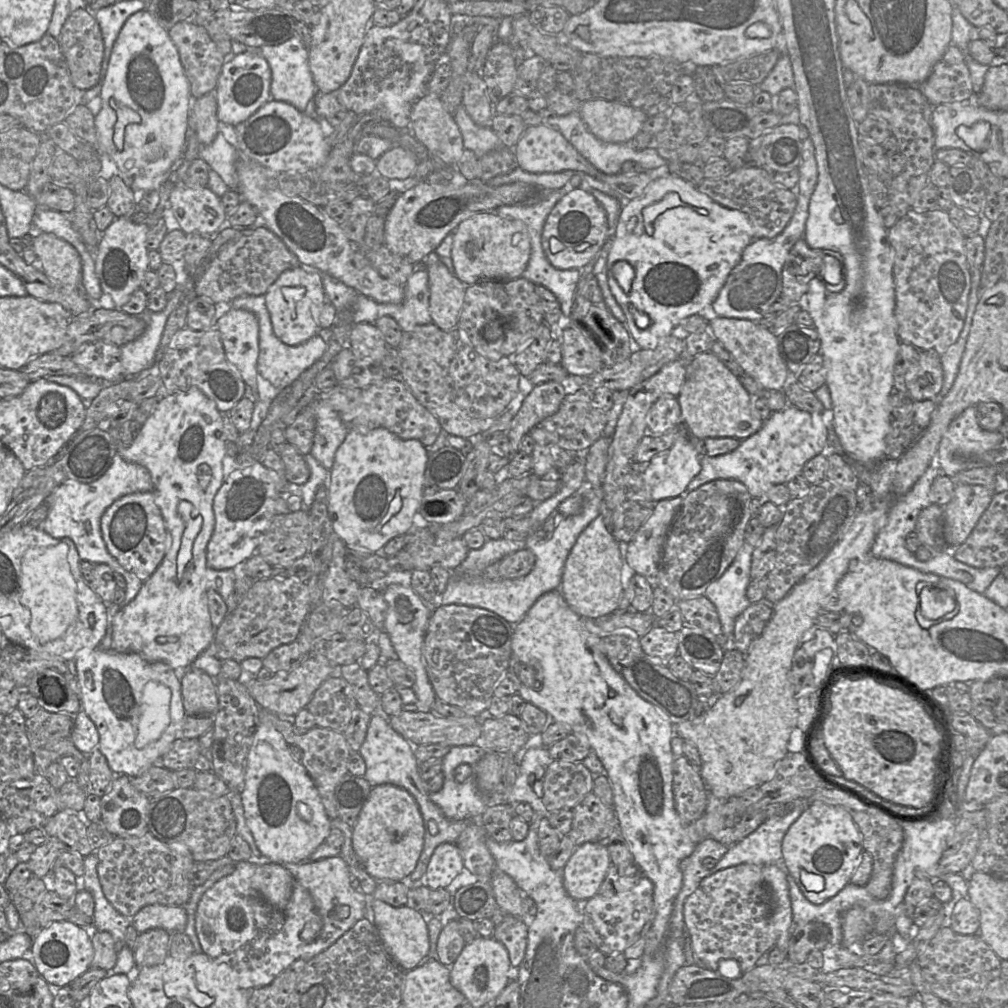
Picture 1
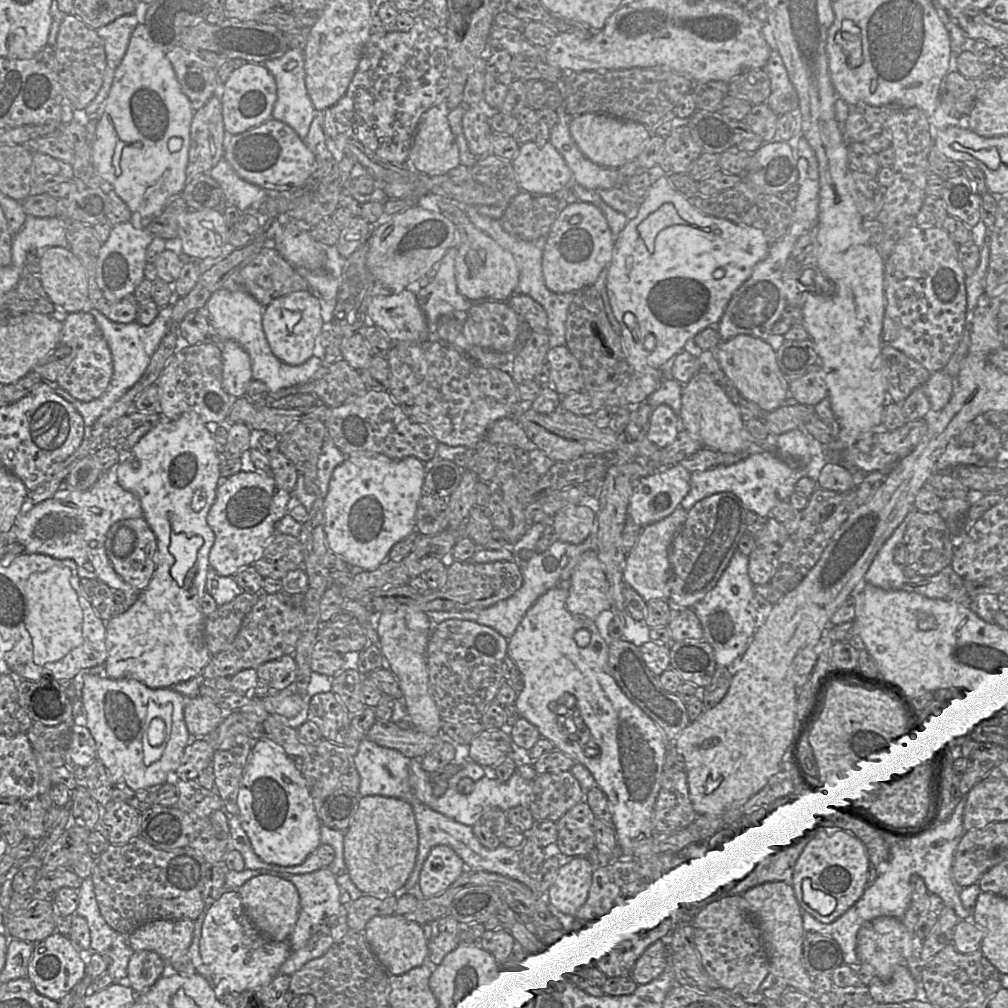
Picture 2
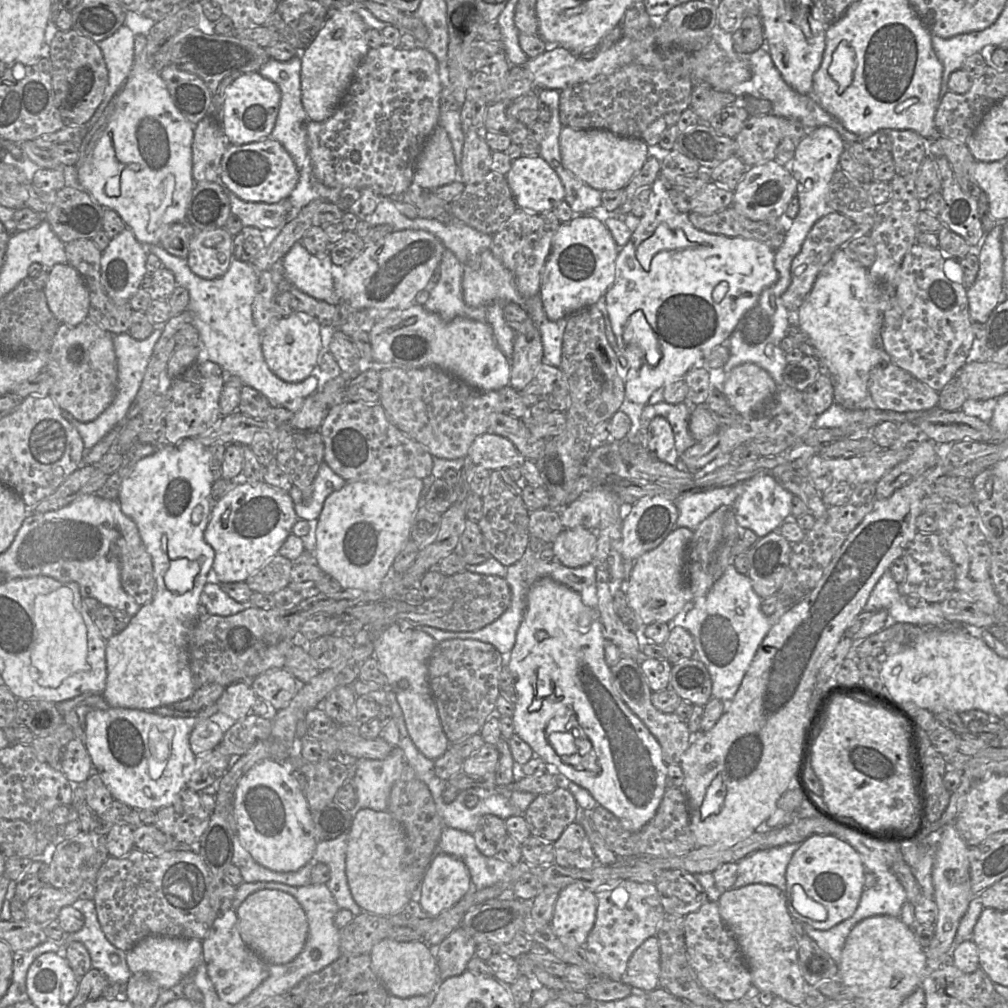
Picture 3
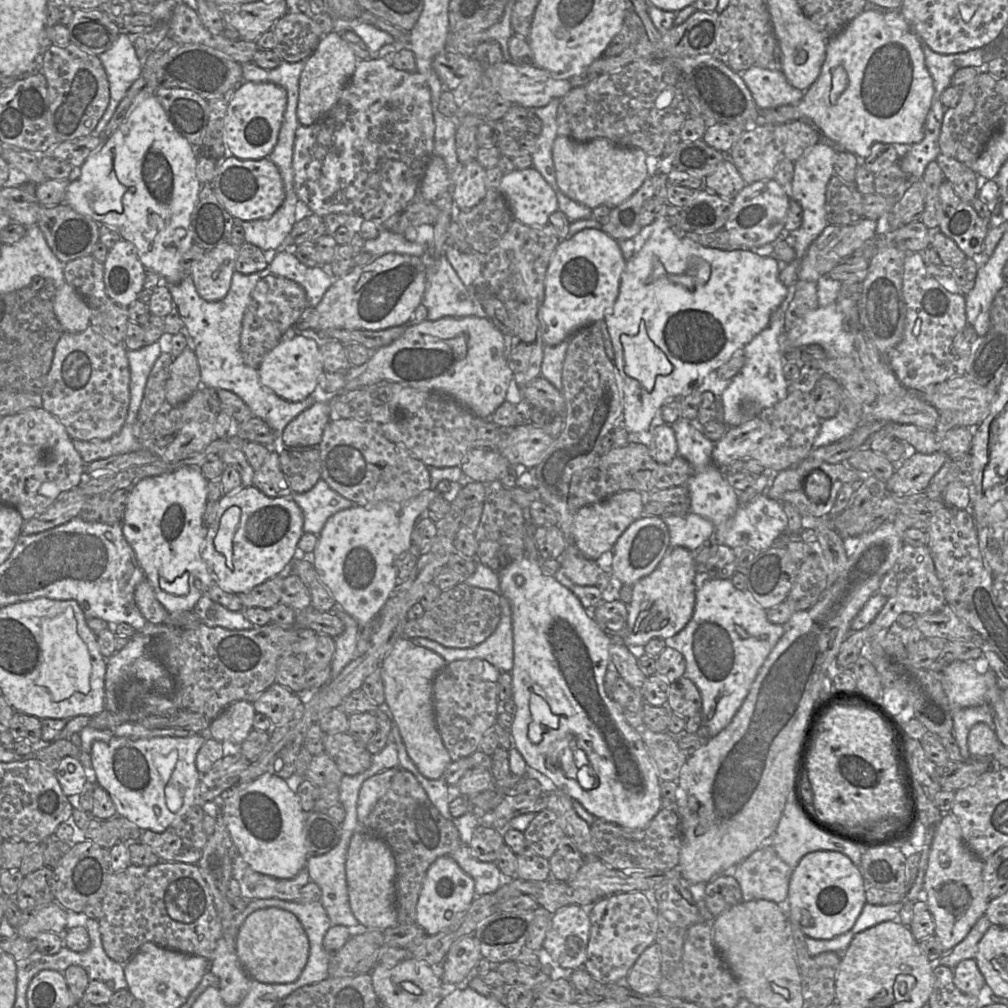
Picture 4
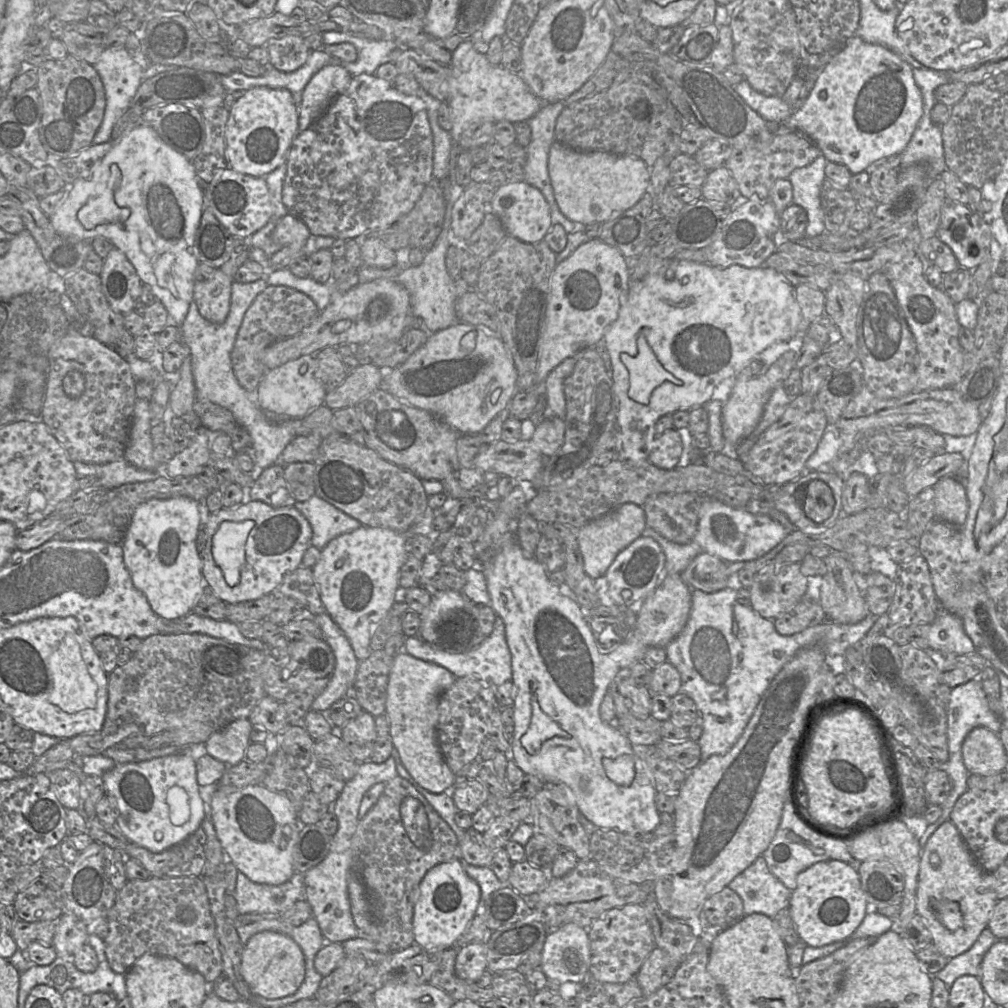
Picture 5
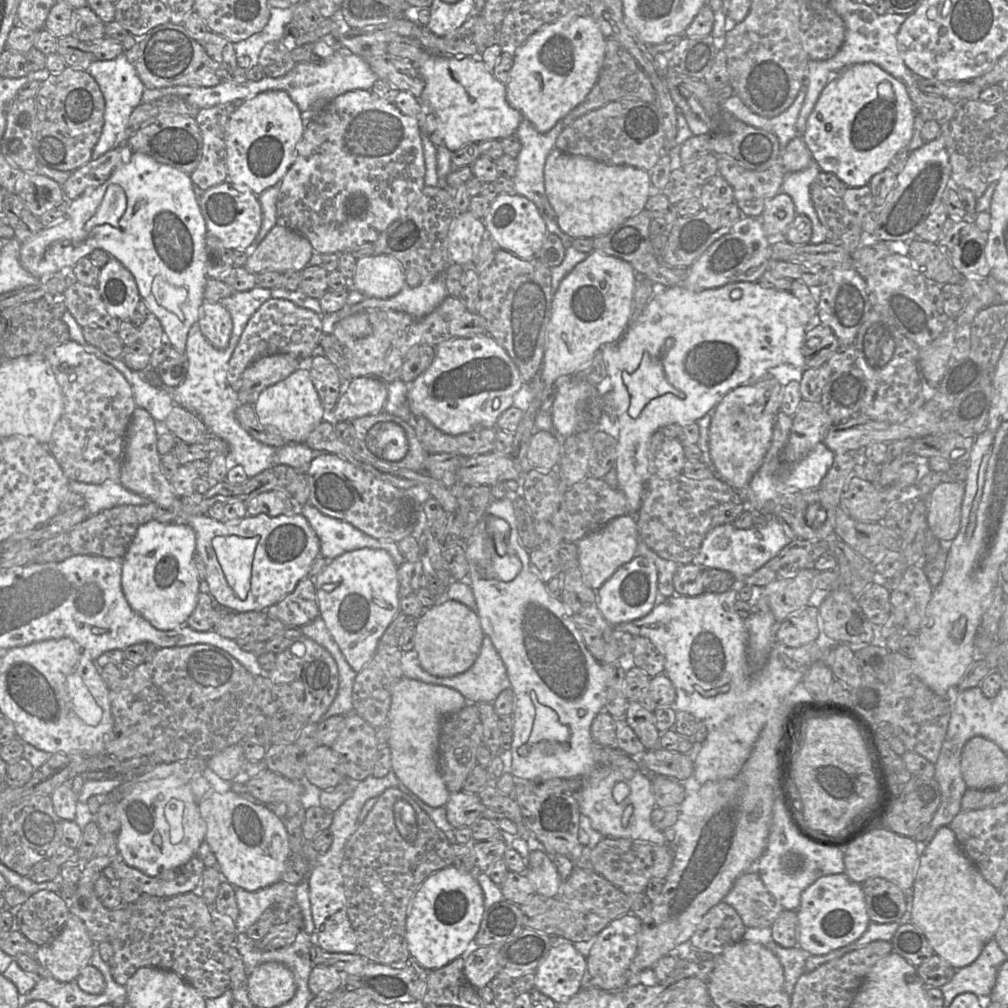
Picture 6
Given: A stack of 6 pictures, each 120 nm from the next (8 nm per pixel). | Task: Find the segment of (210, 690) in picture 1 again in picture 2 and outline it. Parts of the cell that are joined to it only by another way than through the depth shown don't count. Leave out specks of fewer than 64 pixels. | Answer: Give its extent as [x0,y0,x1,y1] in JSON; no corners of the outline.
[184,695,224,738]

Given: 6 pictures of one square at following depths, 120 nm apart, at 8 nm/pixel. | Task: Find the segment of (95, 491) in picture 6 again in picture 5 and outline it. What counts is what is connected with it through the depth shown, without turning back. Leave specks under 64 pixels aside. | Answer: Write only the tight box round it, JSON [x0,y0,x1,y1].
[73,458,159,490]

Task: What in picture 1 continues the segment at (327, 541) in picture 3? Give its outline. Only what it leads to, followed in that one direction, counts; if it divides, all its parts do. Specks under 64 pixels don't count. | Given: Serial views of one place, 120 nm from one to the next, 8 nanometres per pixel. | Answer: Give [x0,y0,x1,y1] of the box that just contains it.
[328,427,429,554]

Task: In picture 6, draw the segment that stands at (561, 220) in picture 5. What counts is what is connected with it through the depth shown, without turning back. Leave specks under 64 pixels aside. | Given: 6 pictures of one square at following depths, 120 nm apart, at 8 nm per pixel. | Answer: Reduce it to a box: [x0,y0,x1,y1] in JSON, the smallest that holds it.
[514,117,573,248]

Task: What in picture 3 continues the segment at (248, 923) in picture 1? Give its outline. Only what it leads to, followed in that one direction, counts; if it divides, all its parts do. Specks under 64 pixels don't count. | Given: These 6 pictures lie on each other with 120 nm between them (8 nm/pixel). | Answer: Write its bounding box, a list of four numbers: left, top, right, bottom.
[202,910,269,1005]

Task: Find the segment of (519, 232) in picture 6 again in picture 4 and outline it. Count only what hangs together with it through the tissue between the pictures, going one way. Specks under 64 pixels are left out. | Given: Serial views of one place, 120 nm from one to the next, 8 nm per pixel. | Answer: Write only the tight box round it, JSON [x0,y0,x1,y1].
[499,167,559,226]

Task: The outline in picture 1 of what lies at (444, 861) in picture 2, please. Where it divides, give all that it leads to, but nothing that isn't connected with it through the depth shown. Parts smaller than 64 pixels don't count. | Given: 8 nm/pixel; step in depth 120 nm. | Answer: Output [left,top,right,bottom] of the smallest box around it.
[424,843,463,889]

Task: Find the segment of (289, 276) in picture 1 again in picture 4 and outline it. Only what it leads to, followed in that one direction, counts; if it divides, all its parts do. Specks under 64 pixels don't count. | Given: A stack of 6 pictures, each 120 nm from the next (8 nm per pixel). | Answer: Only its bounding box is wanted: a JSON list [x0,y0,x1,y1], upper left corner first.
[258,328,324,402]

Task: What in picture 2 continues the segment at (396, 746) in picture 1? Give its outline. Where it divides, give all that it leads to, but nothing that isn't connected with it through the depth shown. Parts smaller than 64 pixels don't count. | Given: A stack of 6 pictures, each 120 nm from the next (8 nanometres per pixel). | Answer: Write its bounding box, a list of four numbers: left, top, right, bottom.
[353,737,416,801]

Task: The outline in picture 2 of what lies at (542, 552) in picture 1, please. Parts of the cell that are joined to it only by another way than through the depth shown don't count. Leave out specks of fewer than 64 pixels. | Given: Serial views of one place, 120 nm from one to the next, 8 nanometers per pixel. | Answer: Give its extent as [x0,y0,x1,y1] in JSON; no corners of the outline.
[426,514,598,640]

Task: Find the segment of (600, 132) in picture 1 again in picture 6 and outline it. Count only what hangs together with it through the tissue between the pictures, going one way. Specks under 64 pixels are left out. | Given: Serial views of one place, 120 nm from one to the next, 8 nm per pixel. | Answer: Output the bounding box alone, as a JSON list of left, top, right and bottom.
[544,147,650,238]

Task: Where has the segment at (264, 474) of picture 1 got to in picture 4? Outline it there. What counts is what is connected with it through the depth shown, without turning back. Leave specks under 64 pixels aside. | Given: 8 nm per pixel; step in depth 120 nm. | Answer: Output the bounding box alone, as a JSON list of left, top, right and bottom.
[202,485,303,595]

